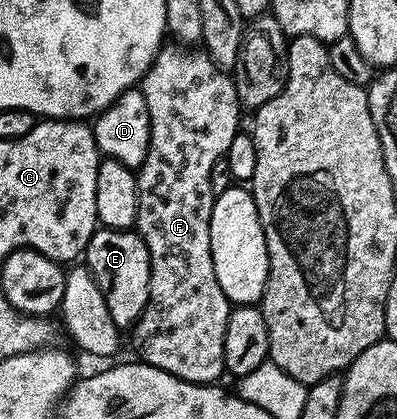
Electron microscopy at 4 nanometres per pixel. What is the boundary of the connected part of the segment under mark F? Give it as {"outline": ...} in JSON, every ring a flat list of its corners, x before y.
{"outline":[[166,44,157,53,157,58,151,63,151,67,141,78,139,88,141,94,147,99,147,111,151,119,151,139,147,159,143,159,141,168,136,170,137,174,137,224,136,232,141,234,142,239,149,248,151,259,151,287,149,288,149,302,143,311,137,324,131,330,133,341,141,352,140,360,147,365,154,365,171,375,175,375,184,381,192,381,195,385,207,385,216,382,217,376,225,373,225,360,223,359,223,343,227,331,227,319,231,302,227,295,223,295,223,287,219,287,219,279,215,279,215,263,211,259,211,211,213,210,213,198,215,194,211,191,211,167,215,167,217,161,222,160,228,154,231,143,239,136,237,124,241,121,243,106,237,99,237,86,234,78,224,69,220,69,215,62,204,51,198,51,193,47,178,47,176,44]]}

